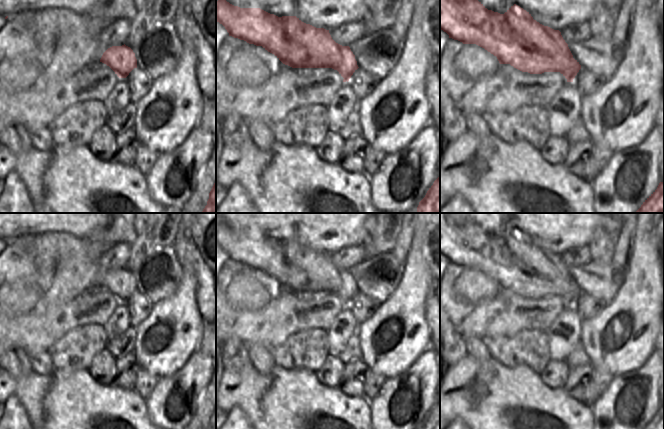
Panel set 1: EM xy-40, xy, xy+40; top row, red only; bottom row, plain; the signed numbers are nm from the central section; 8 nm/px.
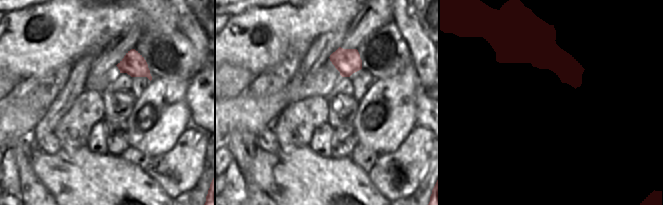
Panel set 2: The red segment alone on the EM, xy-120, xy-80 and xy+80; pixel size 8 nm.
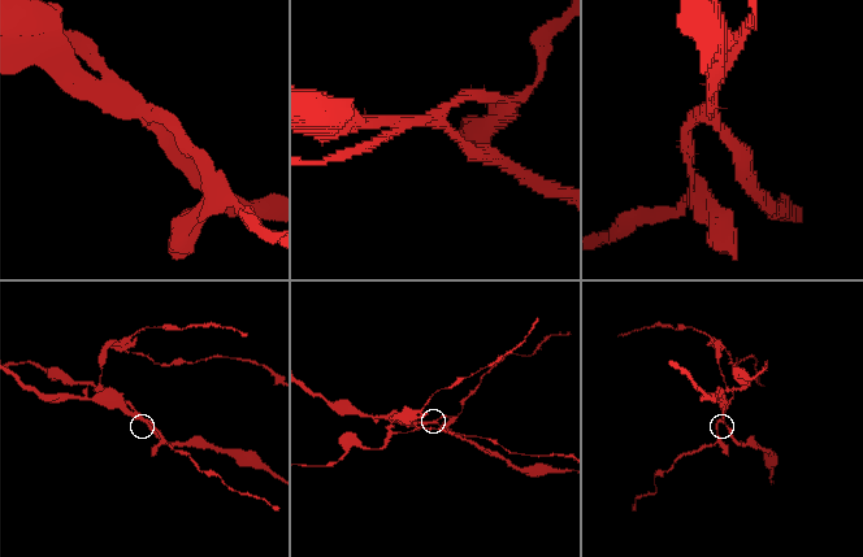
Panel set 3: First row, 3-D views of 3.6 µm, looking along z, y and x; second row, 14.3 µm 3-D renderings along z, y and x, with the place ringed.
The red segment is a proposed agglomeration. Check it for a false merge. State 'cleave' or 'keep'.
cleave

